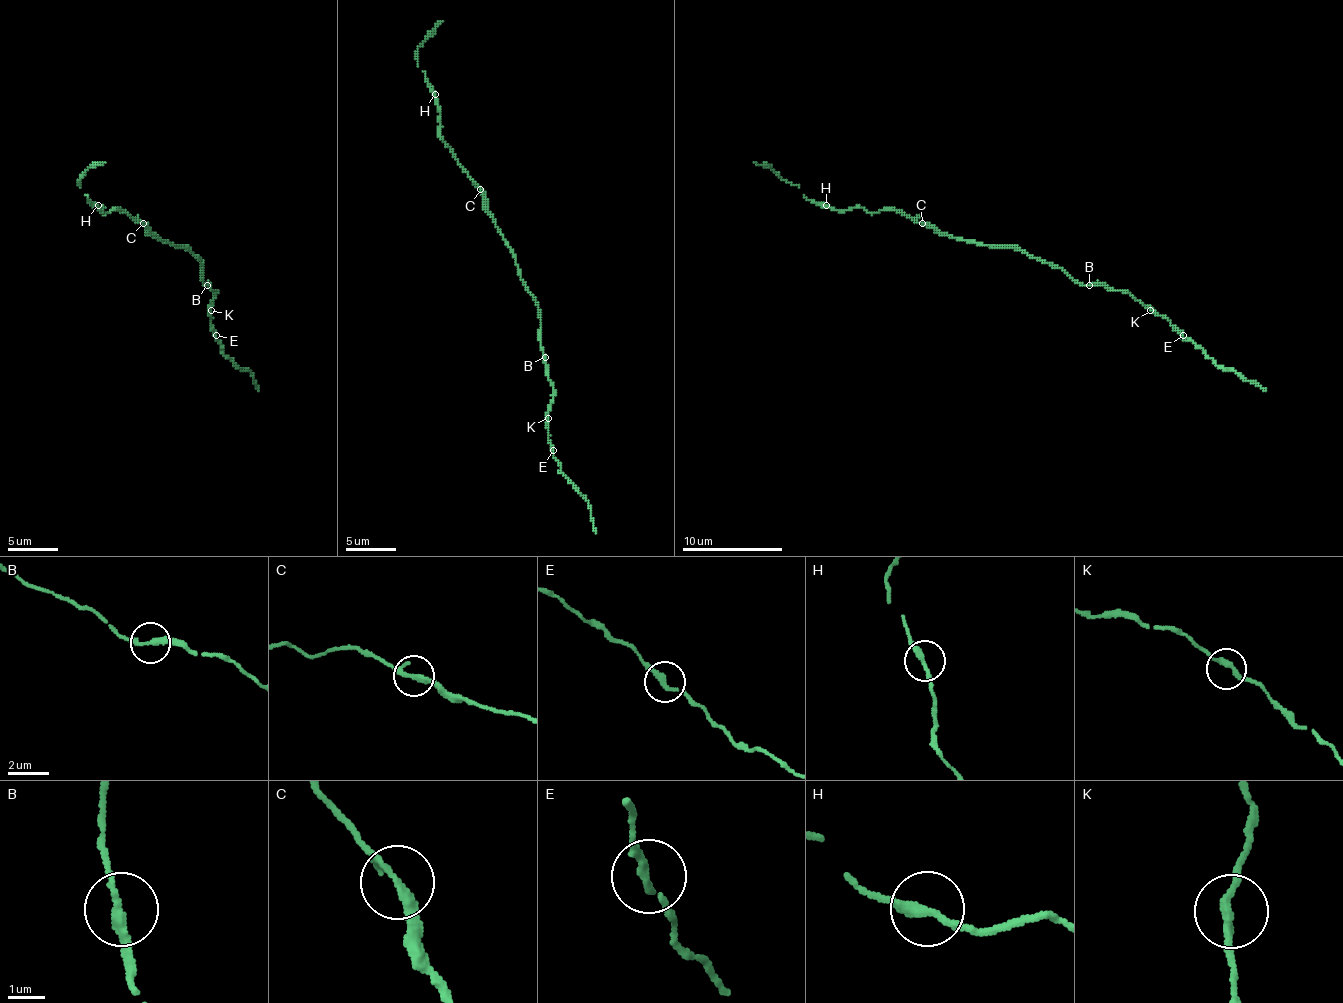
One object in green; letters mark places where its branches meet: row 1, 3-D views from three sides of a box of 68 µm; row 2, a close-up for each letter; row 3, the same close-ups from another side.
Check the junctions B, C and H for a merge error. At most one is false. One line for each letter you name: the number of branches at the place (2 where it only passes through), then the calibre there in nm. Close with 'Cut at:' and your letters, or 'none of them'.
Cut at: none of them

